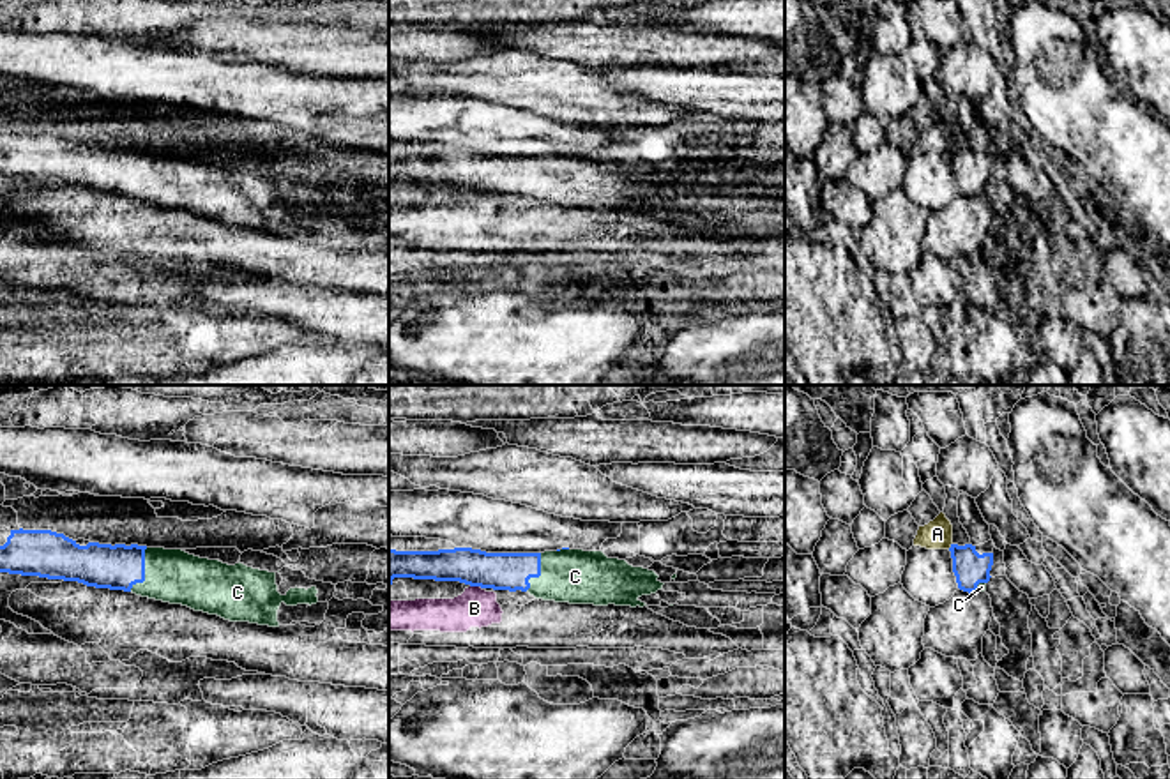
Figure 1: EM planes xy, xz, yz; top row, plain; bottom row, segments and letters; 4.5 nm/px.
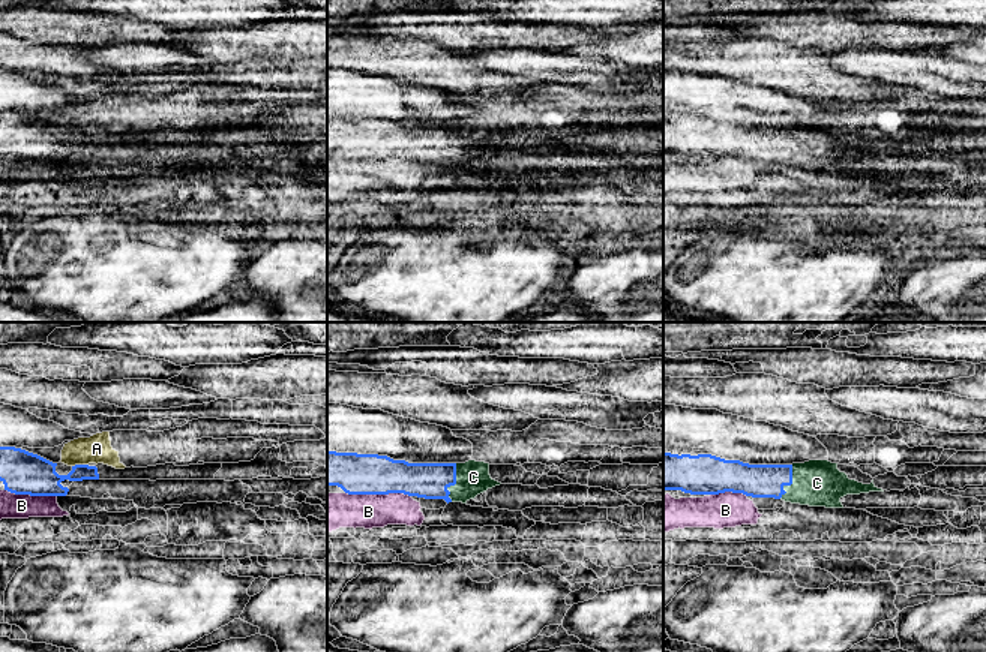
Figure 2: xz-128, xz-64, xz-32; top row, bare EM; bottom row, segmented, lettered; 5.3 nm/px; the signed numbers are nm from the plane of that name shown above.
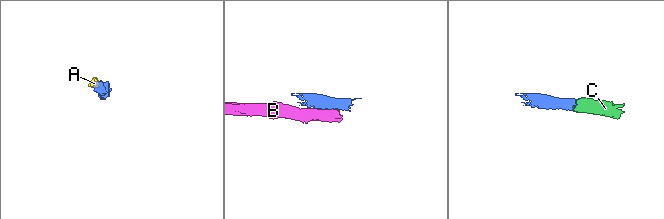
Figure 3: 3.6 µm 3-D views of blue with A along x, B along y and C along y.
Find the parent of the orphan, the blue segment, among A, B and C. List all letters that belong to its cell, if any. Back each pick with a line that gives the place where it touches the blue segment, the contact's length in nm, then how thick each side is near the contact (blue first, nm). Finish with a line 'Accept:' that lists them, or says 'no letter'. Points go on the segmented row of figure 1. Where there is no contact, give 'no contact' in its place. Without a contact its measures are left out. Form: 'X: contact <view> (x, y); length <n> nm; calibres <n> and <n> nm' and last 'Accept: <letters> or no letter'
C: contact xy (144, 571); length 220 nm; calibres 200 and 240 nm
Accept: C

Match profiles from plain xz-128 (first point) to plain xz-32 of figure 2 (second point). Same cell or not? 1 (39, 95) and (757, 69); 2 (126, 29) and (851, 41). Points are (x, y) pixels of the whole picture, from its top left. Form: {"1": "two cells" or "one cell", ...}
{"1": "two cells", "2": "one cell"}

